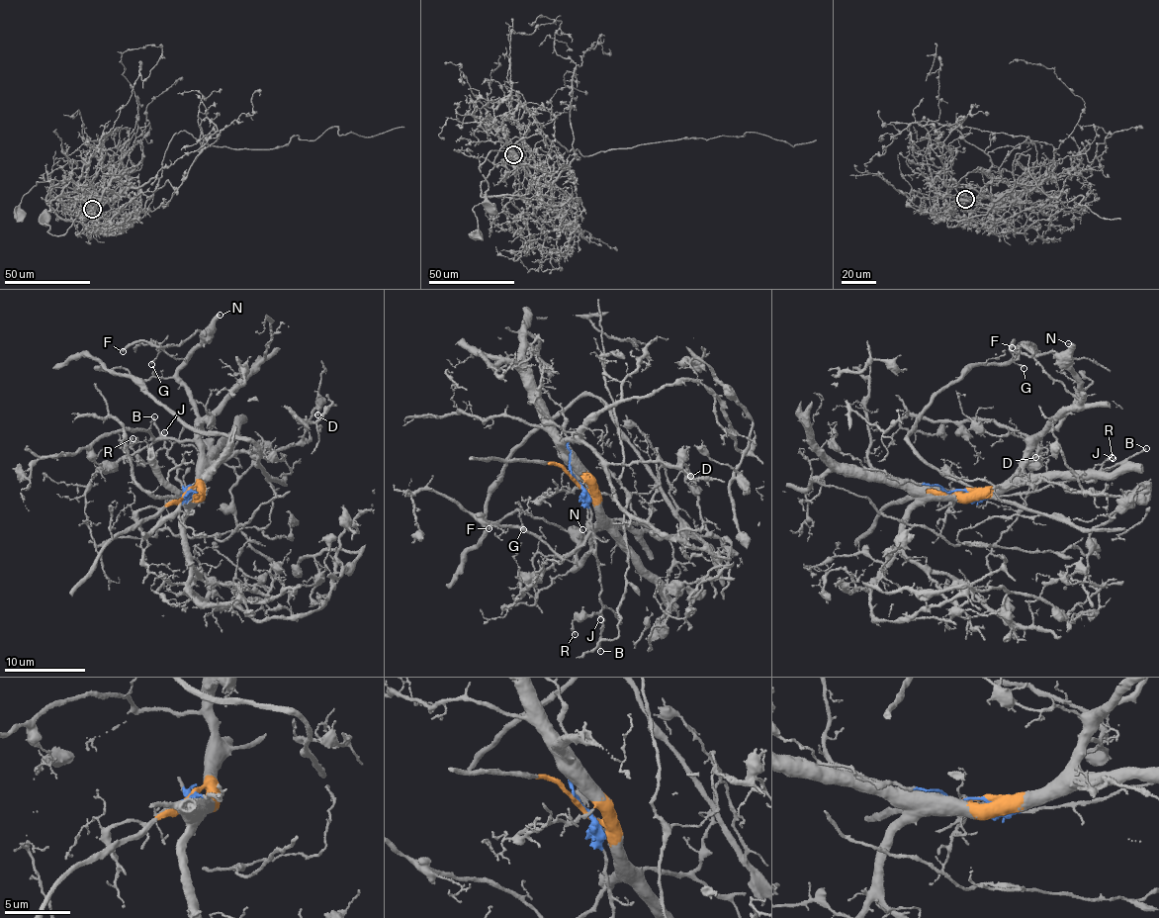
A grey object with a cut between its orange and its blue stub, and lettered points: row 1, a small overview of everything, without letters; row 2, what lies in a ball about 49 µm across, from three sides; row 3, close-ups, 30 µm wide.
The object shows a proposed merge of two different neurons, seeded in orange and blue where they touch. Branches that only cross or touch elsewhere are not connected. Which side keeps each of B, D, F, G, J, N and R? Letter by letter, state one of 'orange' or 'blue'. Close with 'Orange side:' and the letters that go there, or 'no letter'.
B: blue
D: orange
F: orange
G: orange
J: blue
N: orange
R: blue
Orange side: D, F, G, N

